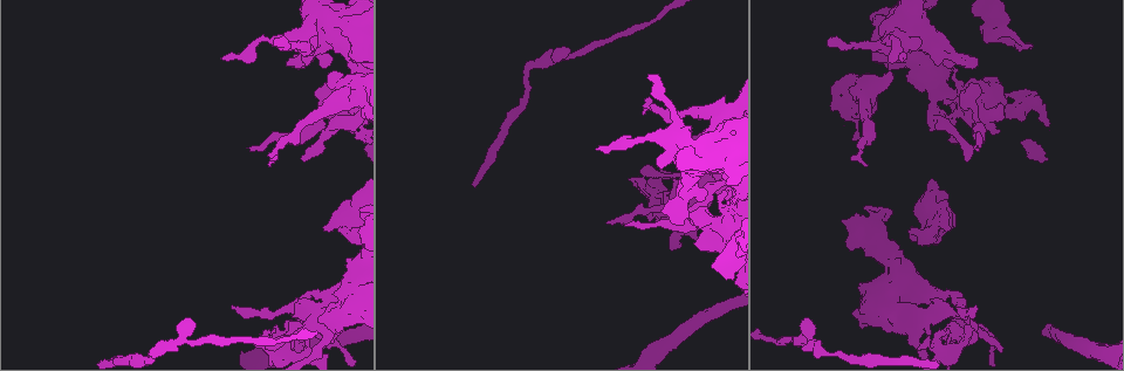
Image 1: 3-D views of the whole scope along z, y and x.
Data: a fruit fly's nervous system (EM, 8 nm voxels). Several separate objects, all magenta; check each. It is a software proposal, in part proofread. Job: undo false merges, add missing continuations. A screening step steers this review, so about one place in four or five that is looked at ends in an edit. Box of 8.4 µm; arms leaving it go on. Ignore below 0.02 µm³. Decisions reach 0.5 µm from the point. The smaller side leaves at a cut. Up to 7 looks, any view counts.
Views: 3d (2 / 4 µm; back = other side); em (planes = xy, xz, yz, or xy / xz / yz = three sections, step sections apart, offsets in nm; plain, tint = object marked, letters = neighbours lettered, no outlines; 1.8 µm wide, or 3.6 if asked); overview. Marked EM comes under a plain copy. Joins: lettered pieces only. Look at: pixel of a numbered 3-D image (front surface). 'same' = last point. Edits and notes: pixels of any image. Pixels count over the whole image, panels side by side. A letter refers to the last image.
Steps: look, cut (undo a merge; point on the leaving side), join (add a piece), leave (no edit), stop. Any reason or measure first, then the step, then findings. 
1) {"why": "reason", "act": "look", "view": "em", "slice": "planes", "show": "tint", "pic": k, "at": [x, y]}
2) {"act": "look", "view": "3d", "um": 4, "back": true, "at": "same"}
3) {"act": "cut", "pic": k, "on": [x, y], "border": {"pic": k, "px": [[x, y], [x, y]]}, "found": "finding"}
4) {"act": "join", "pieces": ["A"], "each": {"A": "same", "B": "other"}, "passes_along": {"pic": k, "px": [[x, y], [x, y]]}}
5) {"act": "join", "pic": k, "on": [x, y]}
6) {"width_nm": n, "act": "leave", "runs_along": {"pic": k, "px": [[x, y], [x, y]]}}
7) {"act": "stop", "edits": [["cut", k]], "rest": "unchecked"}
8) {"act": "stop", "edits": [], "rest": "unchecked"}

{"why": "branch stops here", "act": "look", "view": "3d", "um": 4, "pic": 1, "at": [947, 231]}

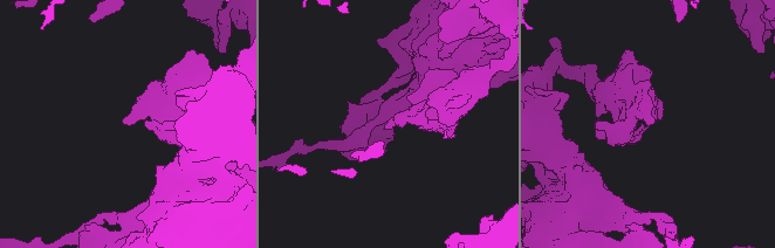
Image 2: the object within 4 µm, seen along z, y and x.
{"why": "need the tissue", "act": "look", "view": "em", "slice": "yz", "step": 4, "show": "tint", "pic": 2, "at": [650, 122]}

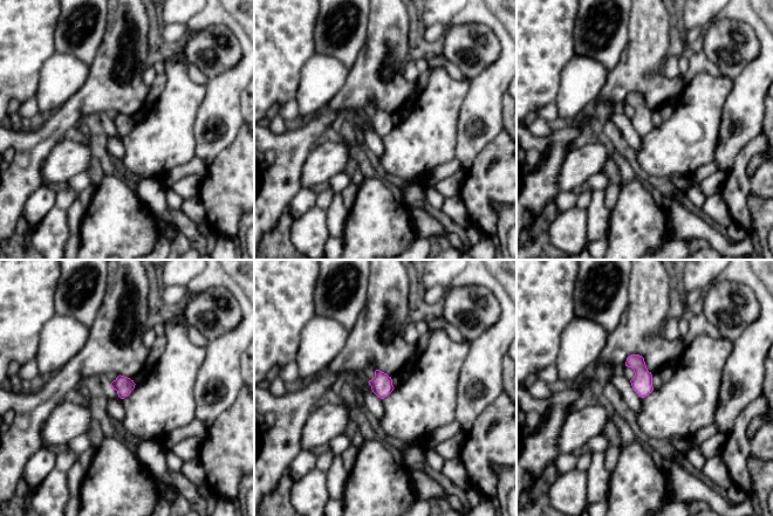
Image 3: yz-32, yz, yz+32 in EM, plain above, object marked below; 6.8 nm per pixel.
{"why": "cut it another way", "act": "look", "view": "em", "slice": "planes", "show": "letters", "at": "same"}

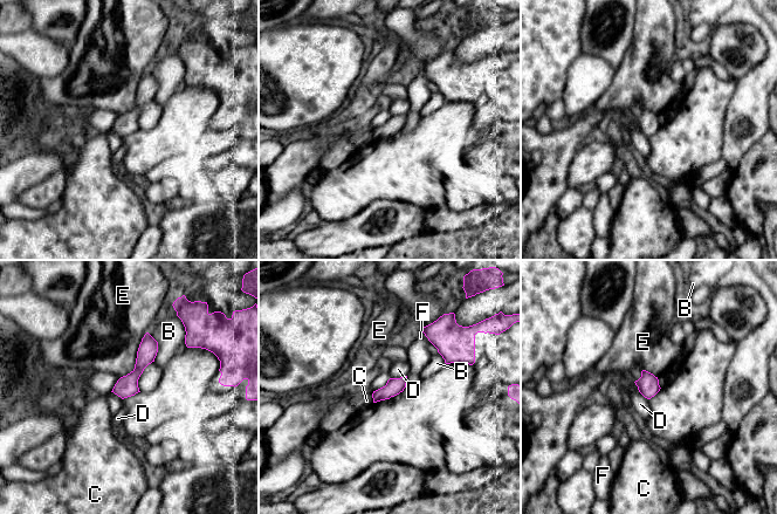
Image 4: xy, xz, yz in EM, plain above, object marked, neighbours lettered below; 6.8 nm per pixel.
{"act": "leave", "each": {"B": "other", "C": "other", "D": "other", "E": "other", "F": "other"}, "border": {"pic": 4, "px": [[406, 375], [399, 378], [390, 378]]}, "found": "none of them fits"}

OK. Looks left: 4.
{"act": "look", "view": "em", "slice": "planes", "show": "letters", "pic": 1, "at": [968, 156]}

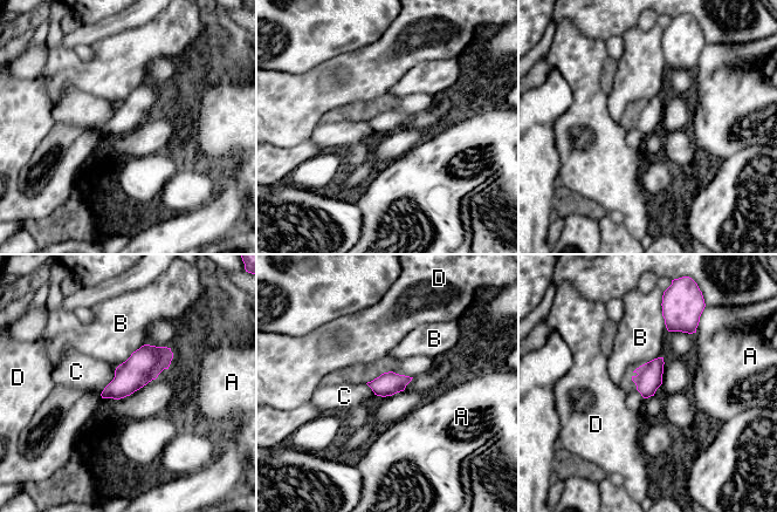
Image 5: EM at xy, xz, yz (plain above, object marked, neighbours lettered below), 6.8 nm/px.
{"act": "leave", "each": {"A": "other", "B": "other", "C": "other", "D": "other"}, "border": {"pic": 5, "px": [[115, 371], [114, 379], [100, 395]]}, "found": "no lettered piece goes on from it"}

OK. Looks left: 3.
{"why": "stops while still wide", "act": "look", "view": "em", "slice": "planes", "show": "letters", "pic": 1, "at": [704, 131]}

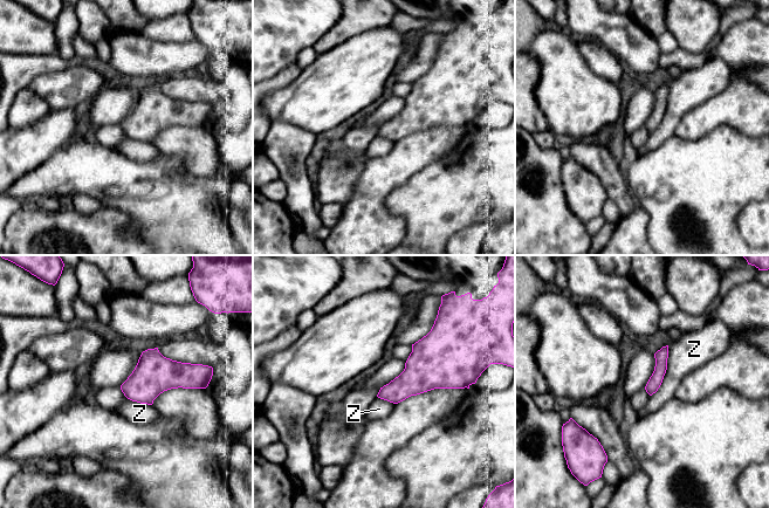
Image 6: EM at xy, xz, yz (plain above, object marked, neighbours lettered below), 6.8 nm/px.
{"act": "leave", "each": {"Z": "other"}, "found": "none of them fits"}

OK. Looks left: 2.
{"act": "stop", "edits": [], "rest": "unchecked"}

